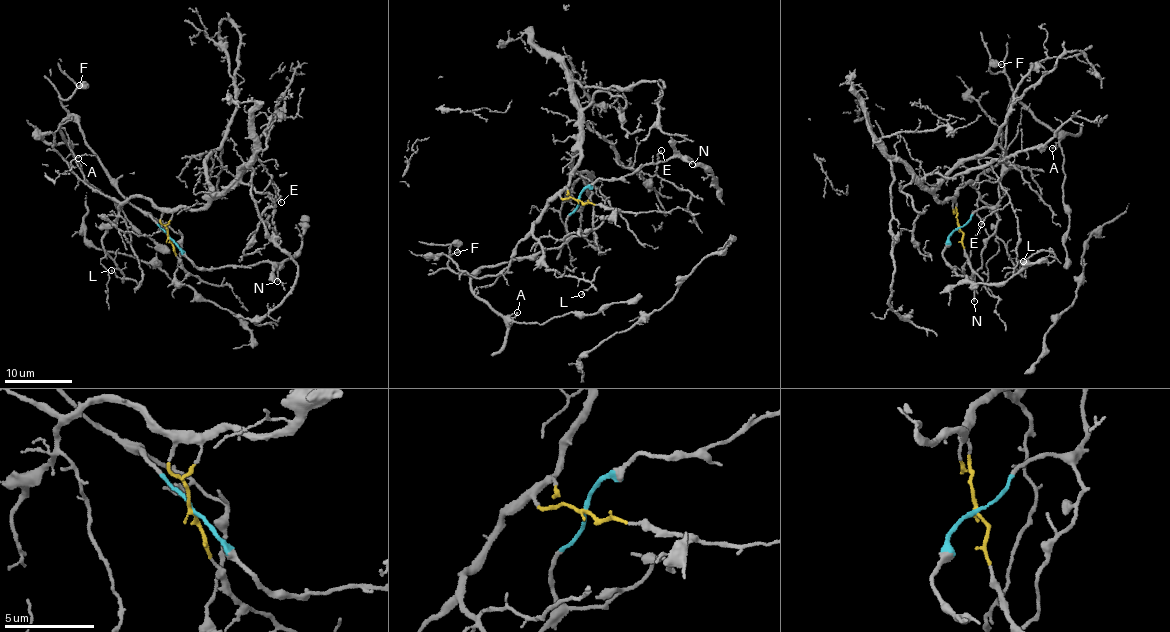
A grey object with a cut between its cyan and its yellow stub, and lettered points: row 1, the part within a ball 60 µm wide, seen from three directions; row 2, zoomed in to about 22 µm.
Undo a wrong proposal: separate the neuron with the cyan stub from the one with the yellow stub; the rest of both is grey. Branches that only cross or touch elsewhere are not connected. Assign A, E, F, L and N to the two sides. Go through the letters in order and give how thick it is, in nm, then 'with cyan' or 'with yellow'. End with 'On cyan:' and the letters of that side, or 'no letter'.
A: calibre 120 nm; with cyan
E: calibre 120 nm; with yellow
F: calibre 150 nm; with cyan
L: calibre 100 nm; with yellow
N: calibre 110 nm; with cyan
On cyan: A, F, N

